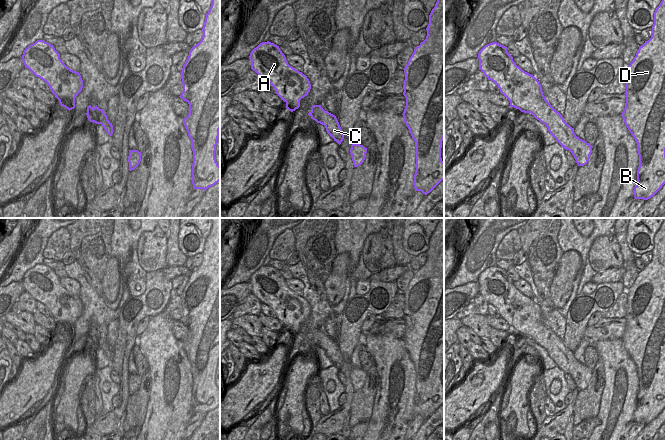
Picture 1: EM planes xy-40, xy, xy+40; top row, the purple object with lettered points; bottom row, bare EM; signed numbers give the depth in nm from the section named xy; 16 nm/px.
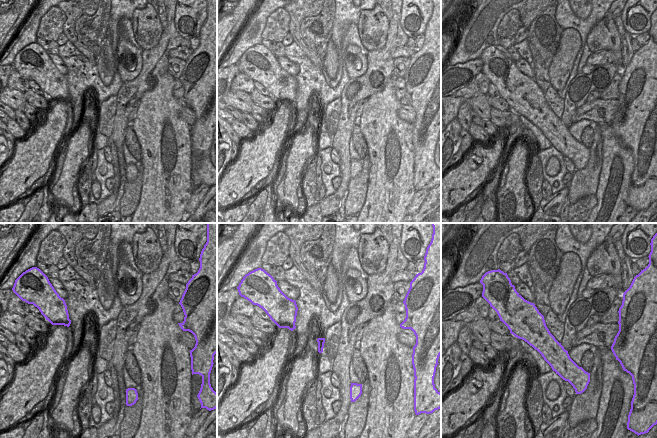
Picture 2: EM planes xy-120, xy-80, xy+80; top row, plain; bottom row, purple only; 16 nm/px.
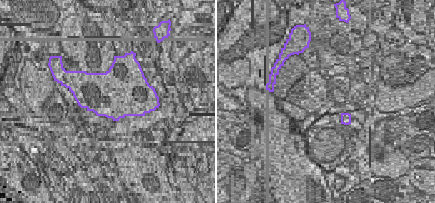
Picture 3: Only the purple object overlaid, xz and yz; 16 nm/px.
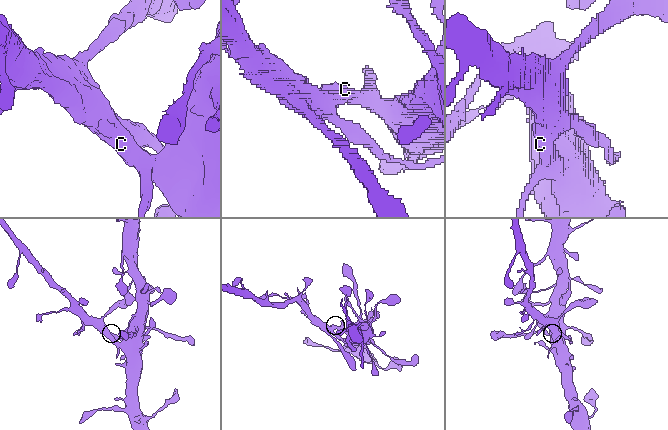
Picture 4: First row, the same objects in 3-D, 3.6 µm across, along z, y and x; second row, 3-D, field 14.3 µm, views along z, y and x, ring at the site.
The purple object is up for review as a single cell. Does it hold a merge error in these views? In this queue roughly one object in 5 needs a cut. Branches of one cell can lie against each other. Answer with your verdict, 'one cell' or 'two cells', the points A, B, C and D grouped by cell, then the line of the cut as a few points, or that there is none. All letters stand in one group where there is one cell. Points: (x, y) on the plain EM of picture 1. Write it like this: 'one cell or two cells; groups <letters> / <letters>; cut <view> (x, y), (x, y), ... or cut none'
one cell; groups A B C D; cut none

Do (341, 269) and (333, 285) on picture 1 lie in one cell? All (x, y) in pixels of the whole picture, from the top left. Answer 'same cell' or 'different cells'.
same cell

